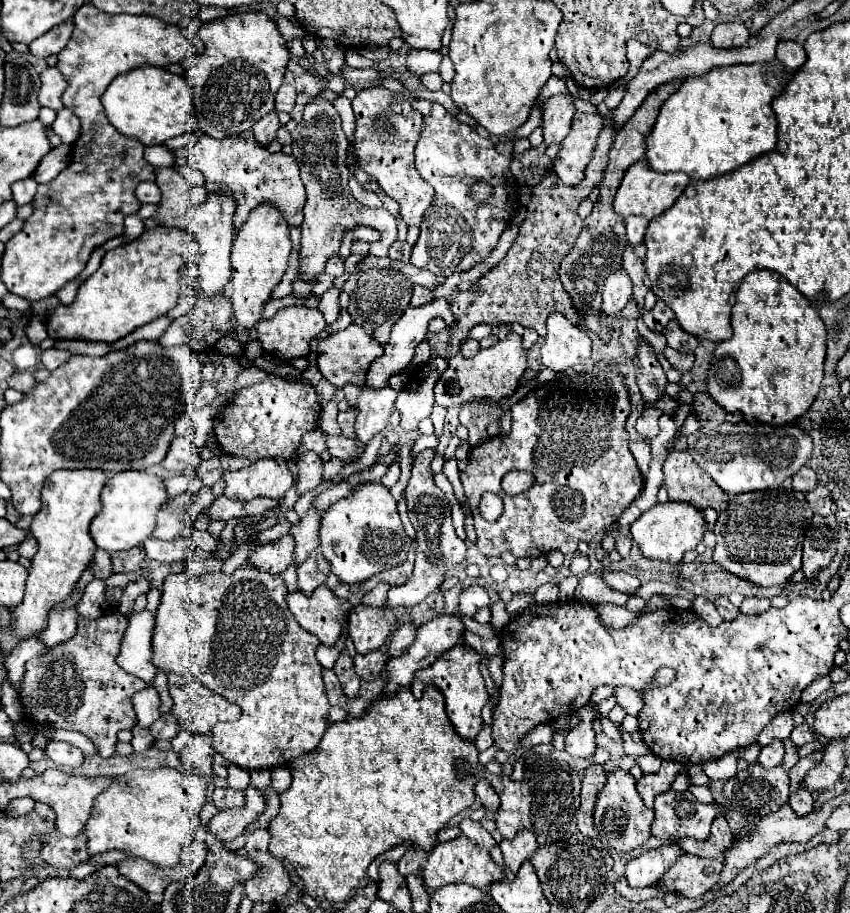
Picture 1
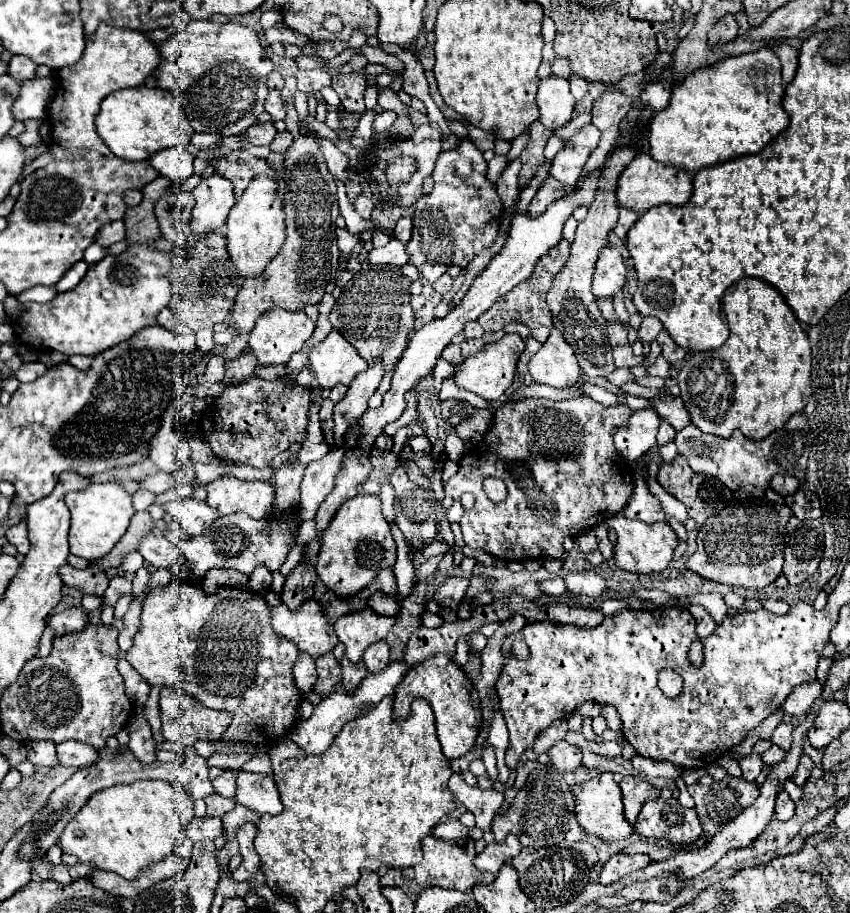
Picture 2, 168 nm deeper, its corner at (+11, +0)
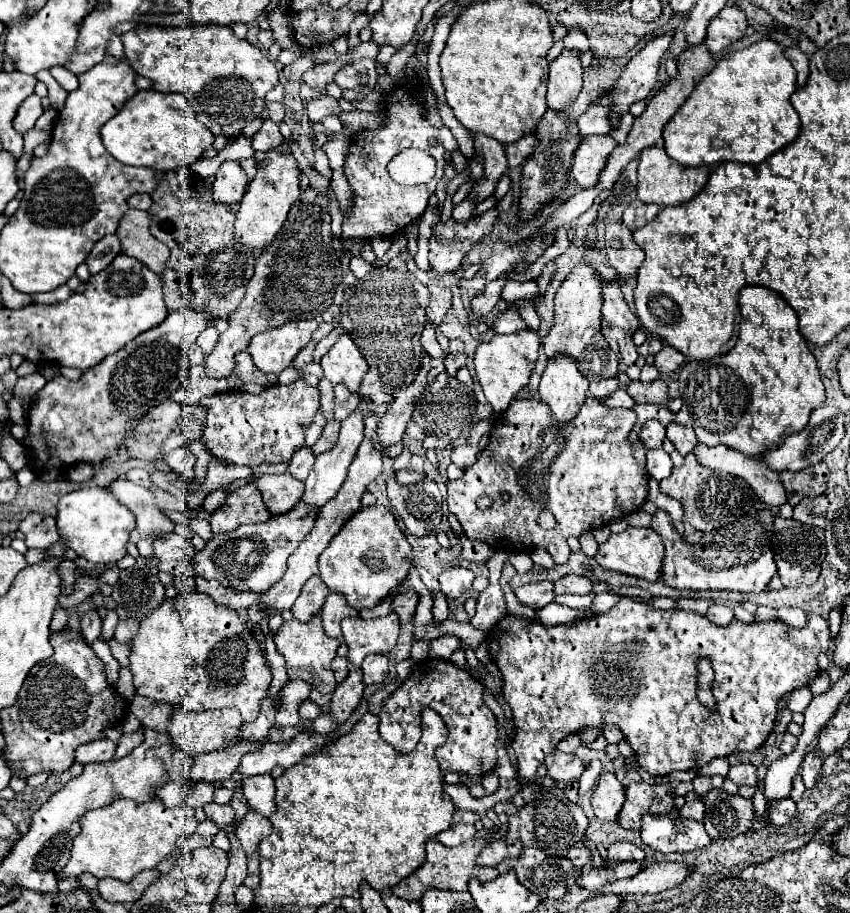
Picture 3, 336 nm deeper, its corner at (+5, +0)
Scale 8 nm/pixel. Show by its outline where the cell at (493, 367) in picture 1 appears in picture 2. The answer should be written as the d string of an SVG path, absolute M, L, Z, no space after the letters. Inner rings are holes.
M508 333L498 343L484 345L476 355L468 357L462 363L462 369L454 373L454 381L458 387L472 391L472 393L484 397L486 401L496 401L512 385L514 375L516 375L516 363L518 363L518 357L522 355L522 351L524 351L524 339L516 333Z

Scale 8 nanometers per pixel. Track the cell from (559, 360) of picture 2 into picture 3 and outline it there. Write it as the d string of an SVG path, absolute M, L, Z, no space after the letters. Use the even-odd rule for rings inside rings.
M558 355L554 361L548 361L538 393L540 399L550 405L554 419L558 423L568 423L576 417L586 399L588 381L582 377L582 373L578 373L574 357Z

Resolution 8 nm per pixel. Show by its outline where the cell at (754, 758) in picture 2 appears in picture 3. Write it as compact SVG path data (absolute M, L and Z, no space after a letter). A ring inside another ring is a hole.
M738 763L738 765L730 767L728 777L738 785L758 785L756 767L752 763Z

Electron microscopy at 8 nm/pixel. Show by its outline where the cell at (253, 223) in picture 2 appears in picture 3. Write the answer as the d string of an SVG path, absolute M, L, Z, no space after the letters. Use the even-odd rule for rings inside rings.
M276 151L266 153L264 163L260 163L256 177L252 179L240 201L240 209L236 213L236 223L234 223L234 237L250 251L262 253L262 249L266 249L266 245L270 245L270 241L274 241L274 237L282 229L290 207L300 195L298 175L300 169L292 155L280 155Z

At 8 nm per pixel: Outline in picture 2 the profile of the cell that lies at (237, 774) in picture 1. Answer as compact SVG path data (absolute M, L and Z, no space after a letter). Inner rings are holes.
M224 771L212 783L214 783L214 789L216 789L218 795L234 797L234 793L236 793L236 773L234 771Z

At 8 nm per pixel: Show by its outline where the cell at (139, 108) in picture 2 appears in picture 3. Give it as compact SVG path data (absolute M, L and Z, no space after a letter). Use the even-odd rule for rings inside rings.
M150 89L138 91L126 101L126 107L106 121L102 127L102 141L108 153L124 165L170 171L200 159L202 153L212 147L214 133L196 121L196 113L182 93L158 93Z

